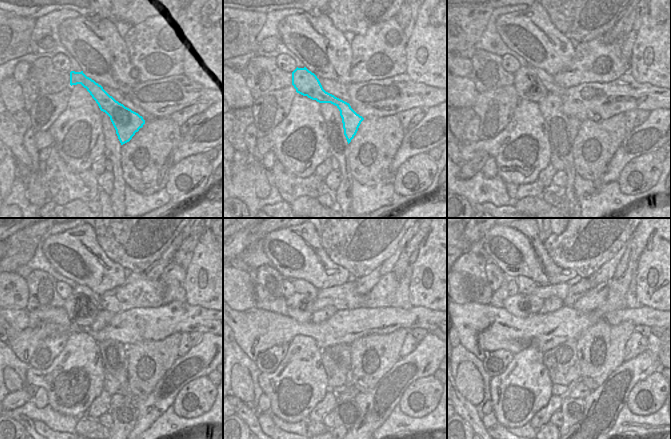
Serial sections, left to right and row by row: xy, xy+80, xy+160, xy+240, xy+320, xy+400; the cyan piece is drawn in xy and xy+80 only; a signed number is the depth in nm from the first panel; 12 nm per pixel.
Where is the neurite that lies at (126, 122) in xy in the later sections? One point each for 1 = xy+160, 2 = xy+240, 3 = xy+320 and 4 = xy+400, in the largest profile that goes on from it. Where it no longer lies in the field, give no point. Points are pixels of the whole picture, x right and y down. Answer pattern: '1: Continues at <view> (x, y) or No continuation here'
1: Continues at xy+160 (528, 86)
2: Continues at xy+240 (84, 318)
3: Continues at xy+320 (296, 309)
4: Continues at xy+400 (512, 304)

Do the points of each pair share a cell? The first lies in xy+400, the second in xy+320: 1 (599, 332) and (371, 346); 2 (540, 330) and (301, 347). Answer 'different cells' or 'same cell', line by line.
1: same cell
2: different cells

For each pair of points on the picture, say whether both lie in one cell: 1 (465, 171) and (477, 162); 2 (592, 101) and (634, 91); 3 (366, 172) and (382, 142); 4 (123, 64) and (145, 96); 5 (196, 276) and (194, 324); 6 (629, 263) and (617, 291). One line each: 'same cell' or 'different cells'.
1: same cell
2: same cell
3: same cell
4: different cells
5: different cells
6: same cell

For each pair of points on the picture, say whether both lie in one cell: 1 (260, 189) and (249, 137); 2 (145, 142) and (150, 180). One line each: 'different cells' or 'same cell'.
1: same cell
2: same cell

